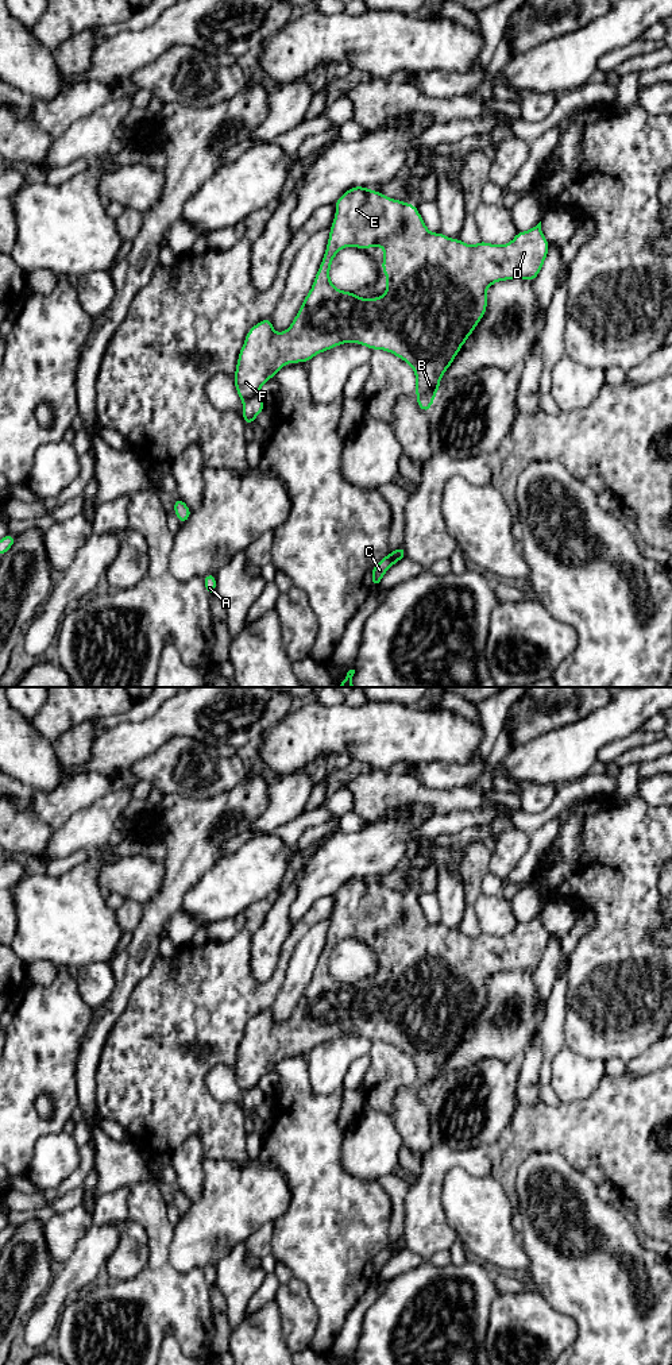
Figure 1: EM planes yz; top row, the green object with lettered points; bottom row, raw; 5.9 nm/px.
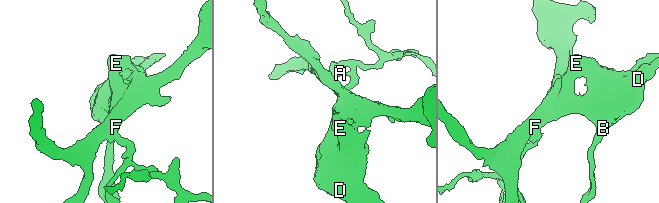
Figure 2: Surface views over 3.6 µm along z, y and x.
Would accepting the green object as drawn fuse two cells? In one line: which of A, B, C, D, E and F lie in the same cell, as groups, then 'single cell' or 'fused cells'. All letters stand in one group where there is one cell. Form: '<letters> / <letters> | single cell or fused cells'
A / B C D E F | fused cells

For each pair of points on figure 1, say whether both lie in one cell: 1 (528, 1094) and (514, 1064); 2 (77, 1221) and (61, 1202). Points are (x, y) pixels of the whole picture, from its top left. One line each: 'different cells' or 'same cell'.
1: different cells
2: different cells

